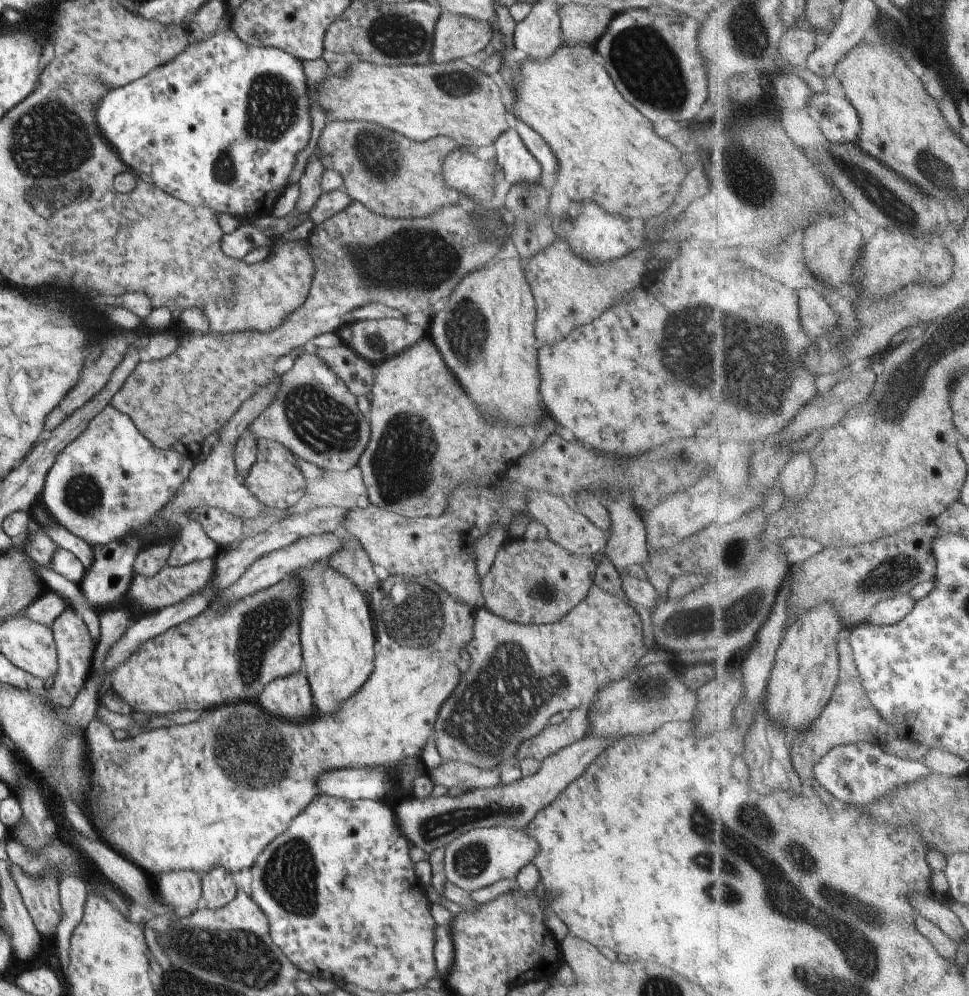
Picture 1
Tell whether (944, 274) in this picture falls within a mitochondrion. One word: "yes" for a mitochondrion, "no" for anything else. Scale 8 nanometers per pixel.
no

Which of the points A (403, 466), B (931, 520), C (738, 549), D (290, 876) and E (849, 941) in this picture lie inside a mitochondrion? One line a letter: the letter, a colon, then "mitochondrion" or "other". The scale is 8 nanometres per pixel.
A: mitochondrion
B: other
C: mitochondrion
D: mitochondrion
E: mitochondrion

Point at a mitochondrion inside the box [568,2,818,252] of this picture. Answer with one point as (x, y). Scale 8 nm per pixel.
(646, 63)

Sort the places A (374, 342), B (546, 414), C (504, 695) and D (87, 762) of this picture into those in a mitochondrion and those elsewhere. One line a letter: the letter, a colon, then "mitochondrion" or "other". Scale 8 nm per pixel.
A: mitochondrion
B: other
C: mitochondrion
D: other

